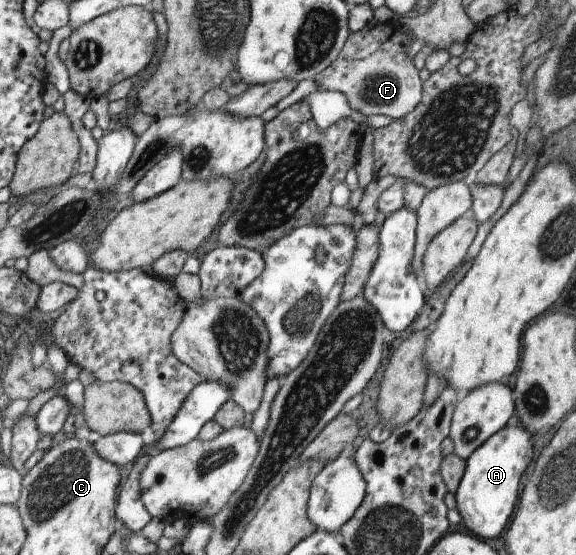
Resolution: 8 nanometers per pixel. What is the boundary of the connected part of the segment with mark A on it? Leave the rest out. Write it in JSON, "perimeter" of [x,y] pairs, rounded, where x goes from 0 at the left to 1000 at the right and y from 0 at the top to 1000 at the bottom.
{"perimeter":[[[891,750],[807,827],[807,847],[788,888],[790,915],[809,953],[833,971],[854,971],[882,946],[899,899],[903,859],[924,831],[924,793],[922,780]]]}

